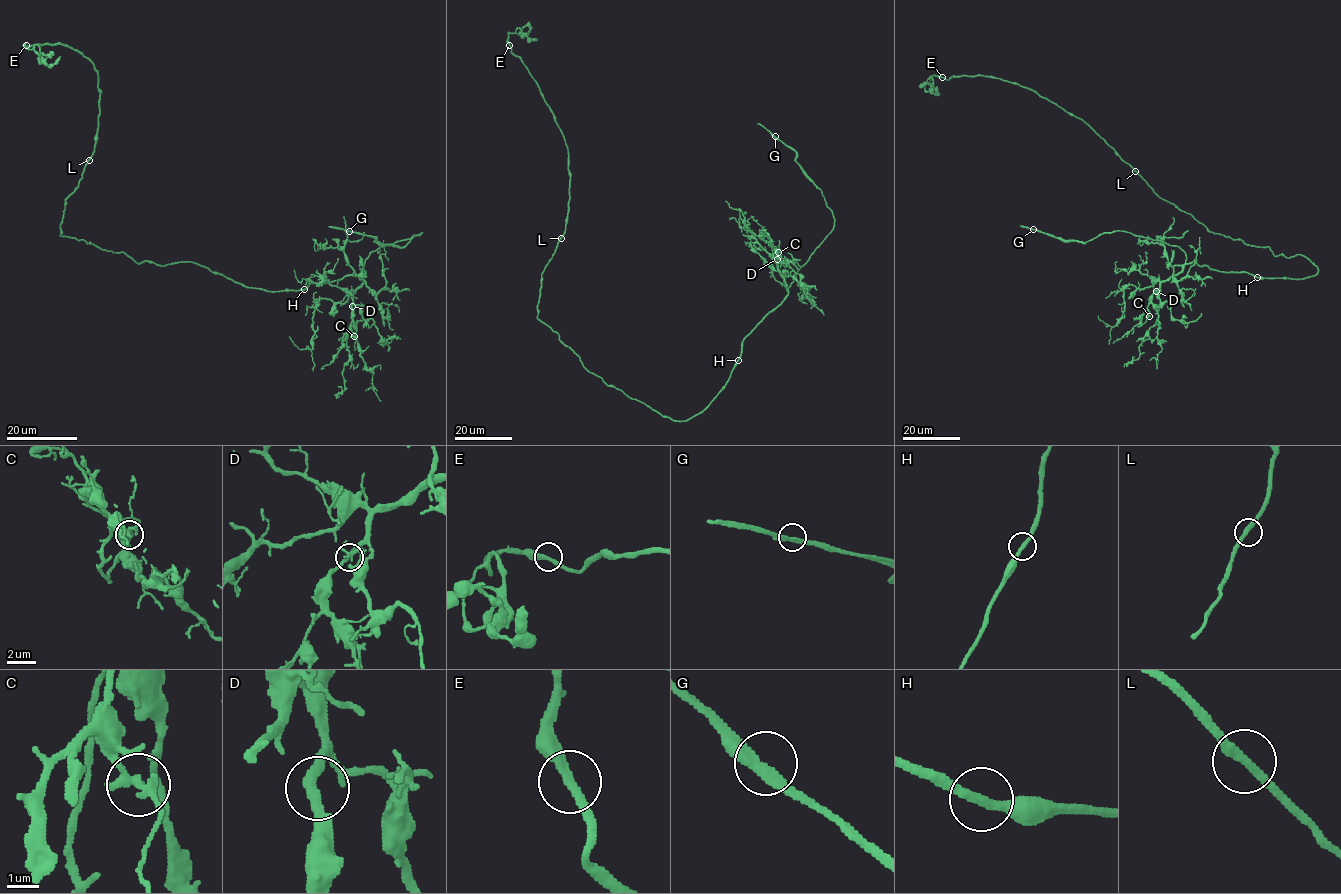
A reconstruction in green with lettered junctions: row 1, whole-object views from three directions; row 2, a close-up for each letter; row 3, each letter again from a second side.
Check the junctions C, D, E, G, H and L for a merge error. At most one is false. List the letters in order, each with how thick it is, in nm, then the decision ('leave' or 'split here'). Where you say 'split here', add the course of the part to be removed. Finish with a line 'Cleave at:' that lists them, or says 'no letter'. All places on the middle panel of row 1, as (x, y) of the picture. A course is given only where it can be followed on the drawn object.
C: calibre 280 nm; leave
D: calibre 320 nm; leave
E: calibre 300 nm; leave
G: calibre 320 nm; split here; course (775, 136), (796, 152), (795, 161), (817, 188)
H: calibre 280 nm; leave
L: calibre 300 nm; leave
Cleave at: G

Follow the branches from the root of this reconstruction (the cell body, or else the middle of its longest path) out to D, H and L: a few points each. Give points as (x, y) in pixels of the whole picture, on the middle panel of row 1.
D: (603, 380), (673, 420), (685, 421), (699, 413), (727, 382), (739, 358), (742, 340), (788, 293), (777, 259)
H: (603, 380), (663, 416), (685, 421), (710, 403), (727, 382), (738, 360)
L: (603, 380), (590, 372), (559, 335), (537, 317), (541, 275), (561, 238)

